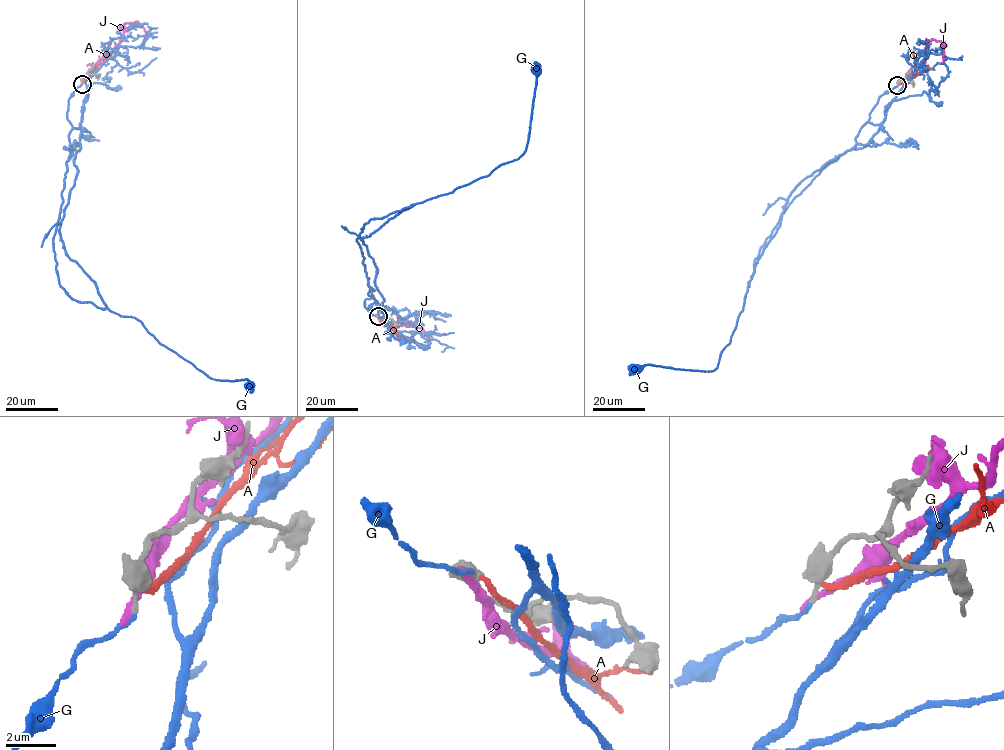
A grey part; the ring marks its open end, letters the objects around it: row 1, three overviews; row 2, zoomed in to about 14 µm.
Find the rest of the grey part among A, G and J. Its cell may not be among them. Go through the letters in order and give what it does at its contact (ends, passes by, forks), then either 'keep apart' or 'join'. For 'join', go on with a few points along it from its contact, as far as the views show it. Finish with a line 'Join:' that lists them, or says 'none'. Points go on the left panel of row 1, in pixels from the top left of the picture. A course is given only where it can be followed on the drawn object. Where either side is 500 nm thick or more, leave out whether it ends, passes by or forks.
A: it ends | keep apart
G: it ends | join | via (82, 84), (68, 100), (72, 154), (53, 240), (59, 285), (76, 300), (136, 318), (211, 378), (249, 385)
J: it ends | keep apart
Join: G

